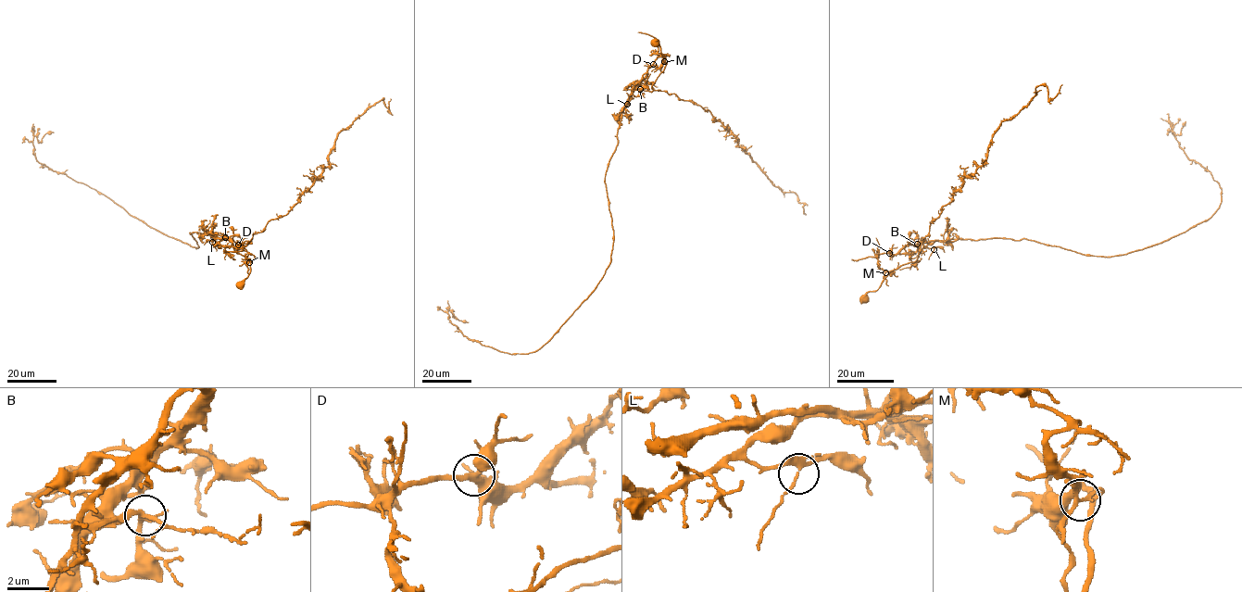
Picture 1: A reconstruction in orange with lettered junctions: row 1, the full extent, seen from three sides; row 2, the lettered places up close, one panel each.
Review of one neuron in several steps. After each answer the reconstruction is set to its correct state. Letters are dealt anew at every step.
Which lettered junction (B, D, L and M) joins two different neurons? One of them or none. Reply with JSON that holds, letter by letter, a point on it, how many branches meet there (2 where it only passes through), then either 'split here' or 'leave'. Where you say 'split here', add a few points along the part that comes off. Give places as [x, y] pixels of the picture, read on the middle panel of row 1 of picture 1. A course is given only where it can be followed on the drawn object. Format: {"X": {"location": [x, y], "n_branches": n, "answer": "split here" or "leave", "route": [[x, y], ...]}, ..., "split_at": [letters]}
{"B": {"location": [640, 89], "n_branches": 4, "answer": "leave"}, "D": {"location": [653, 64], "n_branches": 4, "answer": "leave"}, "L": {"location": [627, 104], "n_branches": 4, "answer": "leave"}, "M": {"location": [664, 61], "n_branches": 4, "answer": "split here", "route": [[664, 61], [666, 66], [651, 88], [708, 109], [774, 185], [797, 195], [805, 215]]}, "split_at": ["M"]}

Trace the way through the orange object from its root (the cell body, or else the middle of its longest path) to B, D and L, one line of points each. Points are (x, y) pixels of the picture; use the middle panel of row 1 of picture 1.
B: (608, 162), (617, 144), (621, 110), (631, 93), (640, 89)
D: (608, 162), (617, 144), (617, 128), (624, 104), (633, 86), (653, 64)
L: (608, 162), (617, 144), (619, 118), (628, 97), (627, 104)

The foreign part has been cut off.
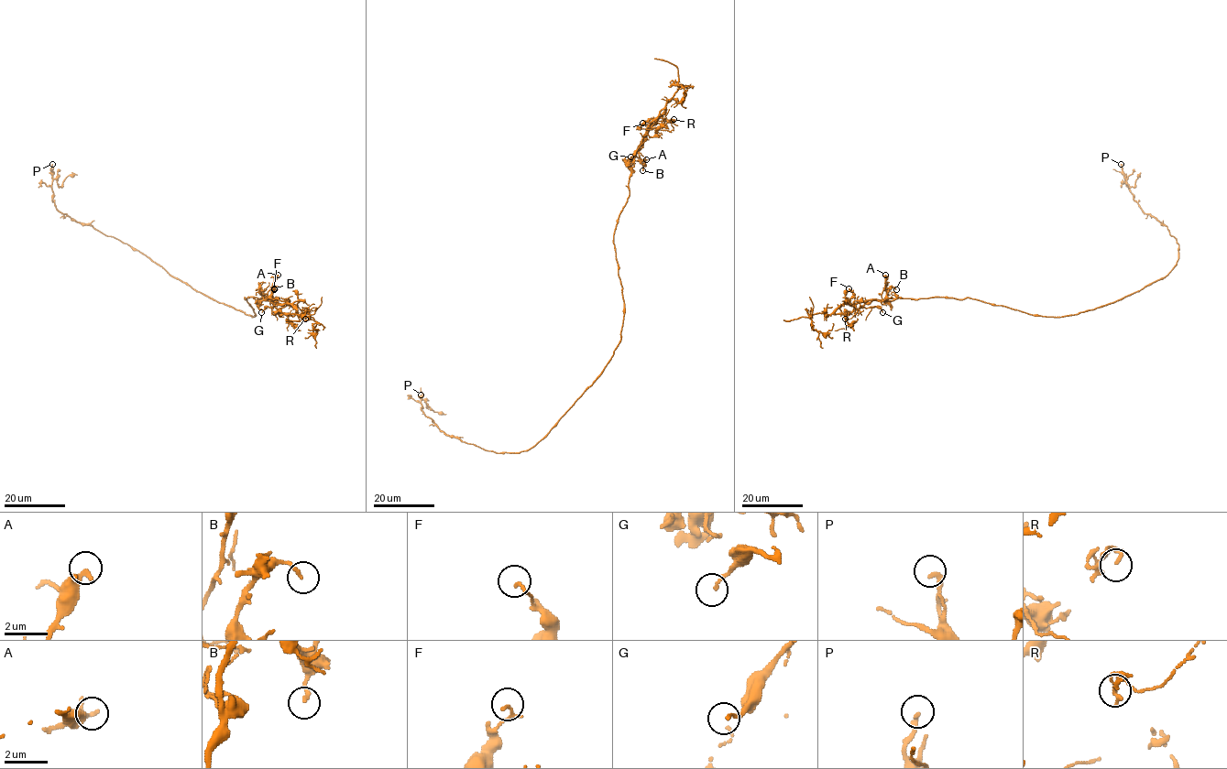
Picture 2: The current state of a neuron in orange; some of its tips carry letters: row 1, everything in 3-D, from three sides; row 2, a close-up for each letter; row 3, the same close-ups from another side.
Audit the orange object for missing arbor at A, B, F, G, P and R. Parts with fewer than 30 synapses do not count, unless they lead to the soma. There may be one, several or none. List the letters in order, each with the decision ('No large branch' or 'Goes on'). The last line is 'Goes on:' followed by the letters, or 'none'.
A: No large branch
B: No large branch
F: No large branch
G: No large branch
P: No large branch
R: No large branch
Goes on: none

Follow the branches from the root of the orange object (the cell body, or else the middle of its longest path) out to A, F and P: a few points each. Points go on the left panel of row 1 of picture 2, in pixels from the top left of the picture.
A: (244, 312), (255, 316), (245, 297), (265, 299), (278, 275)
F: (244, 312), (255, 316), (245, 297), (284, 303), (270, 297), (274, 288)
P: (244, 312), (198, 292), (138, 251), (60, 211), (52, 200), (52, 164)

